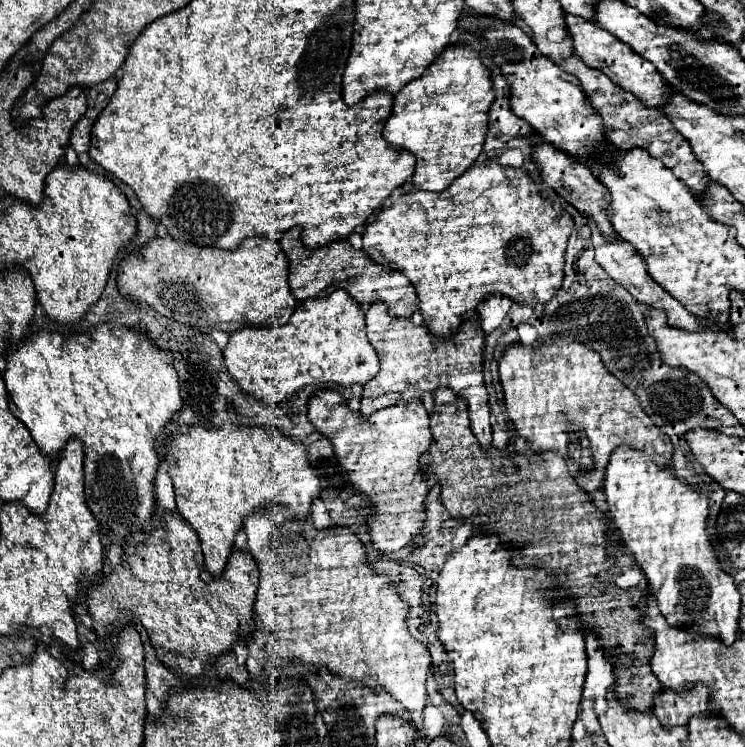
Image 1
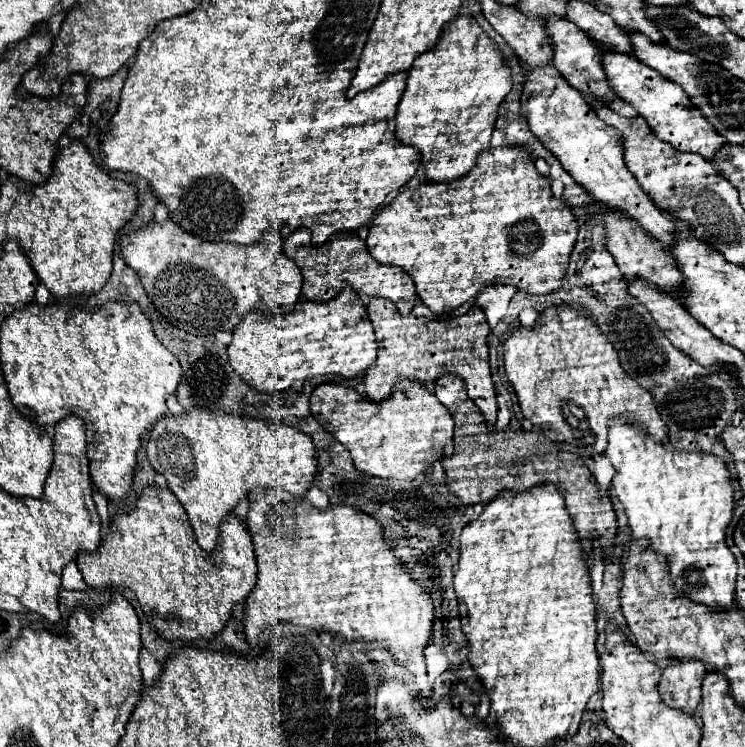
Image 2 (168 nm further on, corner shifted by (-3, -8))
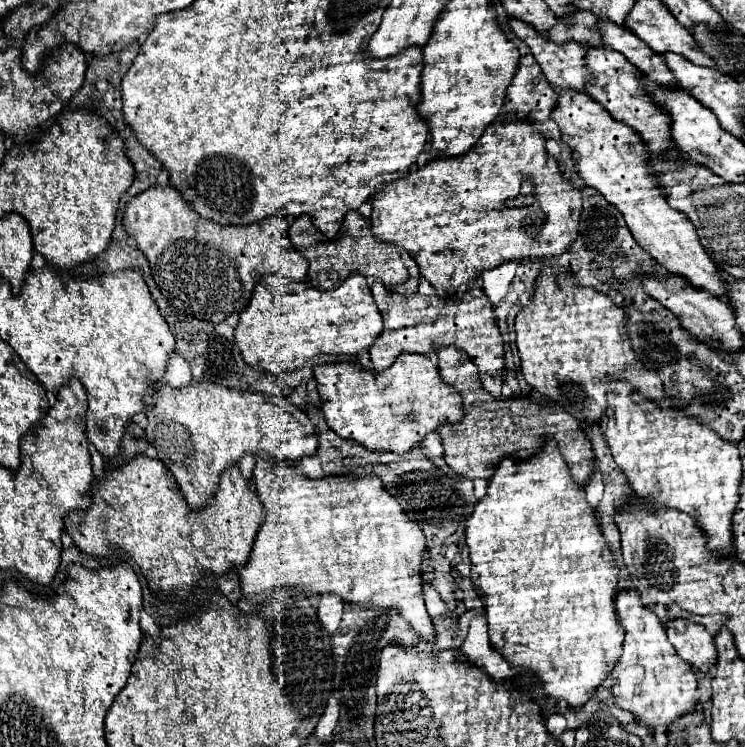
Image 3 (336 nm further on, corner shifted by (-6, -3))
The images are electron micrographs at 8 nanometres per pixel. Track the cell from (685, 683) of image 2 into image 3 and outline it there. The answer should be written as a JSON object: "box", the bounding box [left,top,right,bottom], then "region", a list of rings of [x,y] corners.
{"box":[665,620,717,674],"region":[[[671,620],[665,624],[667,638],[677,654],[687,660],[699,674],[709,674],[717,662],[713,636],[699,624],[687,620]]]}

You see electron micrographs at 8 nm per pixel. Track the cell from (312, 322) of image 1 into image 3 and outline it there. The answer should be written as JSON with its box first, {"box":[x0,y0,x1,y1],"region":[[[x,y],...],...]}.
{"box":[235,274,383,374],"region":[[[267,274],[259,280],[253,290],[253,298],[249,306],[241,312],[239,324],[235,328],[235,344],[239,344],[239,352],[243,360],[261,372],[281,374],[281,372],[295,372],[305,362],[319,354],[345,354],[357,356],[361,350],[369,350],[373,342],[379,338],[383,330],[381,314],[373,302],[371,288],[361,274],[351,274],[339,288],[331,292],[319,292],[309,286],[305,280],[289,280],[283,276]]]}

